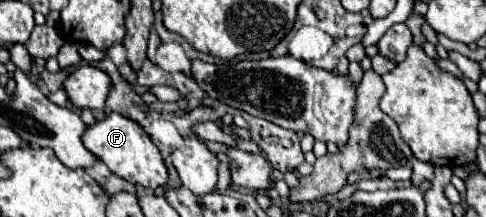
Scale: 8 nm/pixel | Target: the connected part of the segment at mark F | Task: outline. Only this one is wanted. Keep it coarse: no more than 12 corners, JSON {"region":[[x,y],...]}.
{"region":[[117,112],[81,140],[119,178],[167,184],[165,162],[137,122]]}

